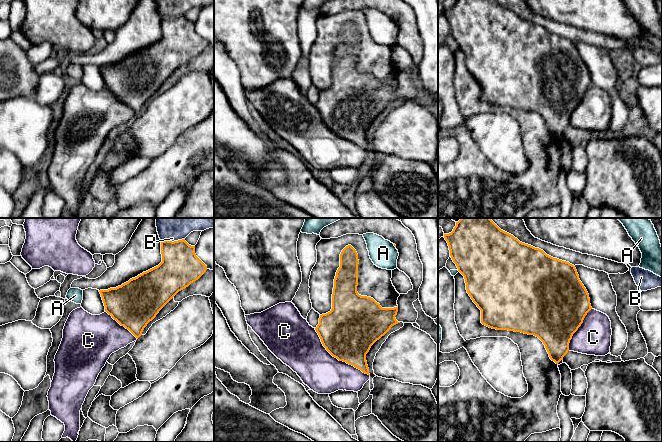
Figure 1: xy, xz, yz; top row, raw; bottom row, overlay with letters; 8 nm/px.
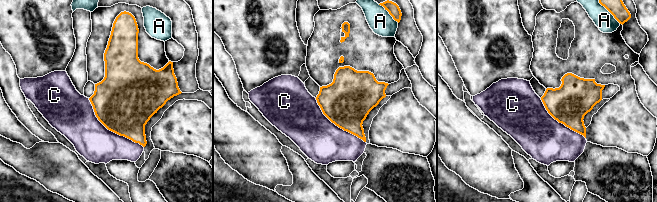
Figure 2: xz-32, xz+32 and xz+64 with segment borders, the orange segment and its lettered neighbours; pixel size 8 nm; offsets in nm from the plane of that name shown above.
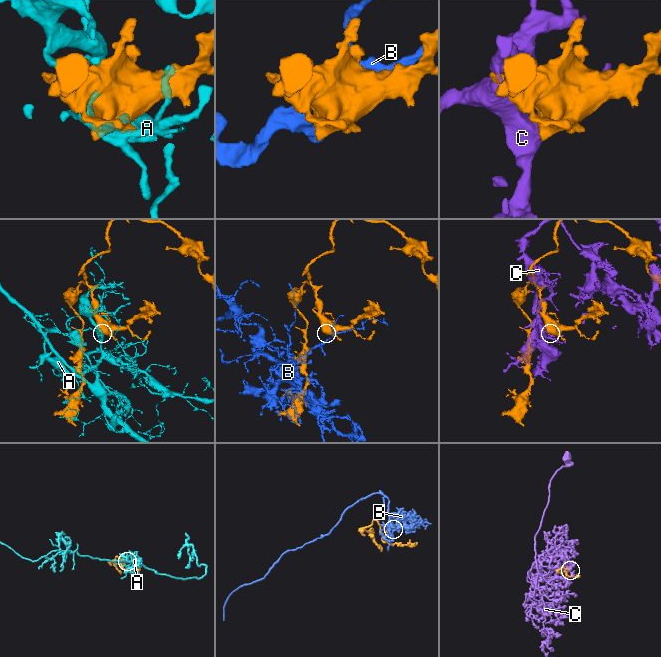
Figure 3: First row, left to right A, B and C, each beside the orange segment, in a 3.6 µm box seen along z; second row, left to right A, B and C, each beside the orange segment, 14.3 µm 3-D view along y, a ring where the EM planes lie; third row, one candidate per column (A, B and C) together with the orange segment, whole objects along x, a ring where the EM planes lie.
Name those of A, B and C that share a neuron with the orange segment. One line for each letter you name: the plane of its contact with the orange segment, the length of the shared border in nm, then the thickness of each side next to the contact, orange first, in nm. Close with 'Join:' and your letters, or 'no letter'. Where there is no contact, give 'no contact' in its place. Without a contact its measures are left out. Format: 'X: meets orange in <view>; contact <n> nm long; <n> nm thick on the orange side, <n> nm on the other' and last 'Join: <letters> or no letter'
C: meets orange in xz; contact 600 nm long; 440 nm thick on the orange side, 320 nm on the other
Join: C

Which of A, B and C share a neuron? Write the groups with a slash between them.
A / B / C

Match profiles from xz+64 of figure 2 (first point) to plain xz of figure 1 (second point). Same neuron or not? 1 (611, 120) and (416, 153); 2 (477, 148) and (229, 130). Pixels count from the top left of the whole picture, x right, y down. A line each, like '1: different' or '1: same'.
1: same
2: same

